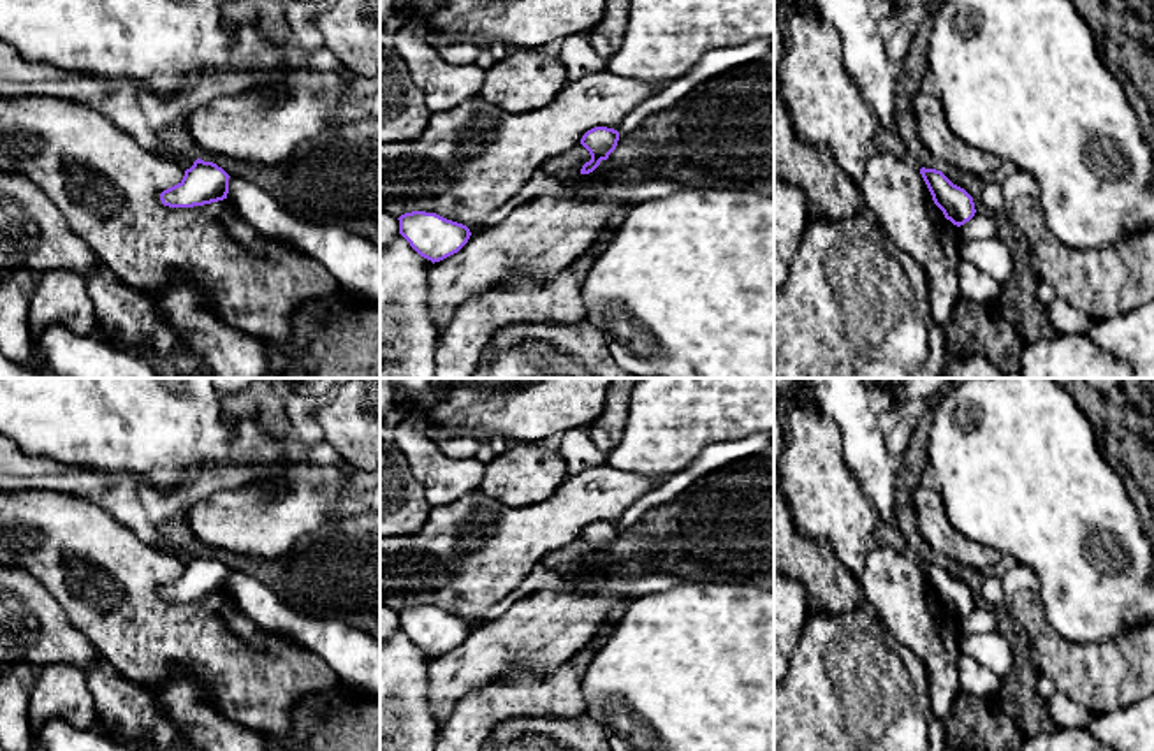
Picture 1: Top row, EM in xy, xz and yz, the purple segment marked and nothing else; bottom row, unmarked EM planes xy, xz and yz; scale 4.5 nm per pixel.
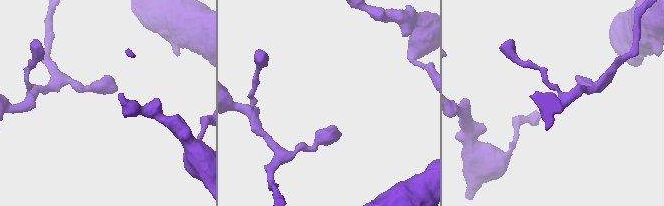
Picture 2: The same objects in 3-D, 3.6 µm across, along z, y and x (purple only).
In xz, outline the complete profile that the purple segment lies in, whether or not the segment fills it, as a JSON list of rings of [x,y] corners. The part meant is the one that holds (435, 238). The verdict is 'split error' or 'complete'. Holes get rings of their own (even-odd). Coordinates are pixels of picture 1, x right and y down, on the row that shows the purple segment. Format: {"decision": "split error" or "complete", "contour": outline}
{"decision": "complete", "contour": [[[412,211],[398,220],[399,234],[420,257],[433,264],[457,253],[471,236],[466,225],[436,213]]]}

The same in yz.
{"decision": "complete", "contour": [[[920,169],[920,174],[932,195],[934,204],[945,218],[960,227],[969,222],[976,209],[973,197],[960,186],[953,185],[941,171]]]}

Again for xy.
{"decision": "complete", "contour": [[[197,158],[183,179],[164,190],[160,201],[169,208],[194,208],[227,199],[229,174],[213,162]]]}

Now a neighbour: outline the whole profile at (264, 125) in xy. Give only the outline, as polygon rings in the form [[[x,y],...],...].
[[[290,69],[266,86],[213,98],[186,127],[199,151],[274,165],[304,139],[338,125],[336,114],[352,97],[334,70]]]

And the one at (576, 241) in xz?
[[[632,162],[616,171],[598,165],[563,185],[568,199],[537,197],[500,223],[471,234],[457,253],[435,262],[427,273],[427,311],[438,334],[461,304],[498,288],[510,273],[545,281],[570,266],[598,230],[619,216],[623,199],[651,174],[651,162]]]

